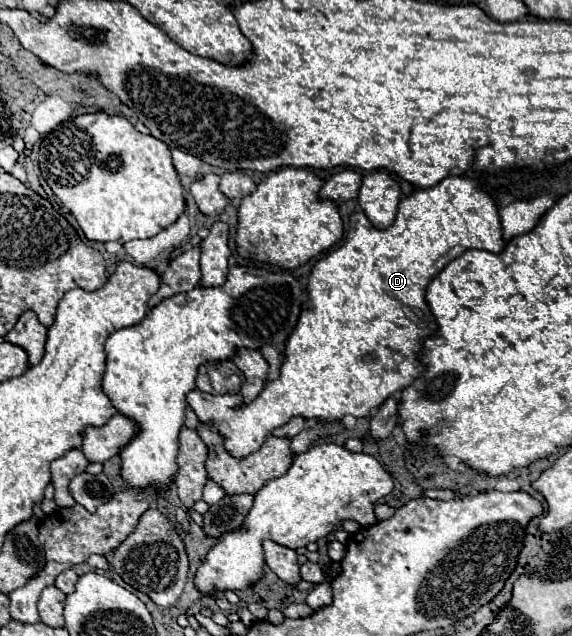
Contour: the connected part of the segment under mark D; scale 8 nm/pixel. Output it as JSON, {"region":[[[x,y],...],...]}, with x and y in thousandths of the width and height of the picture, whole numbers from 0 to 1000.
{"region":[[[815,277],[776,280],[759,296],[727,299],[699,314],[696,336],[678,362],[654,358],[636,333],[622,333],[612,343],[612,358],[598,384],[559,406],[542,428],[535,484],[528,484],[528,497],[521,497],[521,509],[497,541],[497,569],[486,597],[465,601],[462,613],[441,632],[427,632],[420,619],[371,623],[353,613],[336,613],[329,637],[353,667],[371,670],[388,686],[395,711],[409,720],[430,720],[448,711],[476,676],[497,670],[514,654],[528,654],[531,660],[552,657],[559,664],[598,660],[605,651],[619,657],[647,654],[675,626],[696,619],[741,585],[731,553],[738,535],[762,522],[762,503],[745,478],[745,453],[787,409],[822,390],[874,396],[881,377],[860,308],[832,283]]]}

